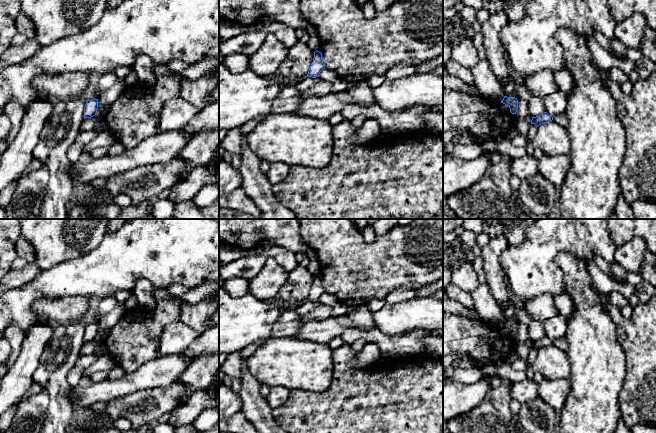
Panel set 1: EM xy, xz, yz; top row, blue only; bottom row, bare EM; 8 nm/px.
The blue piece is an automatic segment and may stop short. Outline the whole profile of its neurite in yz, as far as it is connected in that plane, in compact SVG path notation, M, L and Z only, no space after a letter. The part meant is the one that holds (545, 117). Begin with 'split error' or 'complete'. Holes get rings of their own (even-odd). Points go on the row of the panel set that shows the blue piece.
complete; M544 112L540 116L532 117L531 124L535 124L537 127L541 124L548 123L553 120L553 117L547 112Z

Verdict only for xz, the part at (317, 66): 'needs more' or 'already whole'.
already whole

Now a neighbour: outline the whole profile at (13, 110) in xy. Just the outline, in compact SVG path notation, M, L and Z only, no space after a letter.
M11 100L5 105L4 114L9 118L11 122L10 133L4 138L9 146L21 128L25 109L15 100Z

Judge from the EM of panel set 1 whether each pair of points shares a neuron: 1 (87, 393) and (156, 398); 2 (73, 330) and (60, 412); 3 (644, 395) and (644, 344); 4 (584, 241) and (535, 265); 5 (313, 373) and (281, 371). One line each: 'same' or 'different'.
1: different
2: same
3: same
4: same
5: same

